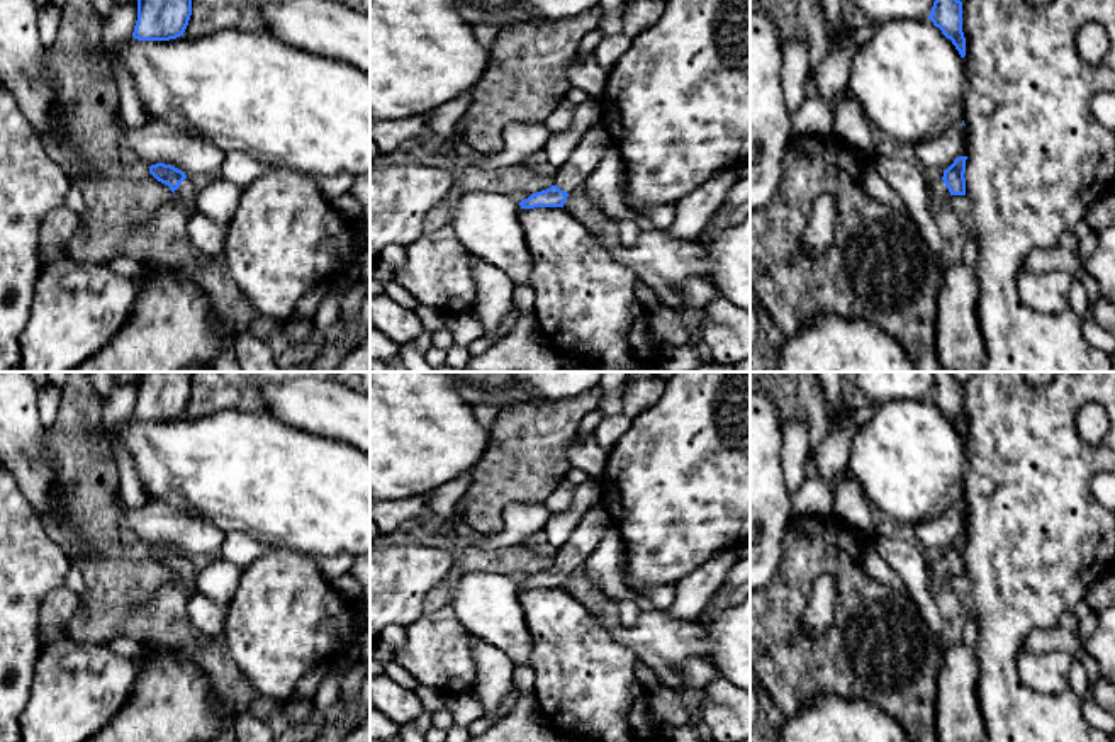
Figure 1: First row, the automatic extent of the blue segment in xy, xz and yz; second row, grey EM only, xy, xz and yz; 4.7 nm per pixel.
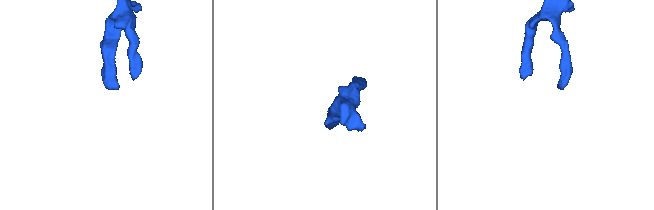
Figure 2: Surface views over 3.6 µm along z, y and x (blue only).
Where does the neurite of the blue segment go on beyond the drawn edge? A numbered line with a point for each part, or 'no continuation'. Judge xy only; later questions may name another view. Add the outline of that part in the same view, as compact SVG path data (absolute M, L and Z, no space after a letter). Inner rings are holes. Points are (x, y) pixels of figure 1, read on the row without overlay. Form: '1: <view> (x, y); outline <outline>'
1: xy (187, 573); outline M188 557L175 571L175 576L178 584L182 584L188 591L195 591L199 569L188 560Z

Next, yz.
1: yz (937, 573); outline M944 560L927 564L927 581L937 582L937 584L947 584L949 581L949 569L945 567Z

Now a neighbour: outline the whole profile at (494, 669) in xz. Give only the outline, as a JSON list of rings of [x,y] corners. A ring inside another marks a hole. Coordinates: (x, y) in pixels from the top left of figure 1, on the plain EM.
[[[472,637],[477,681],[473,693],[480,698],[484,715],[494,717],[513,688],[513,660],[482,638]]]

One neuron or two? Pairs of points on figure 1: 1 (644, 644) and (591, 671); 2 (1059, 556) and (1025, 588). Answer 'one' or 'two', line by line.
1: two
2: one

